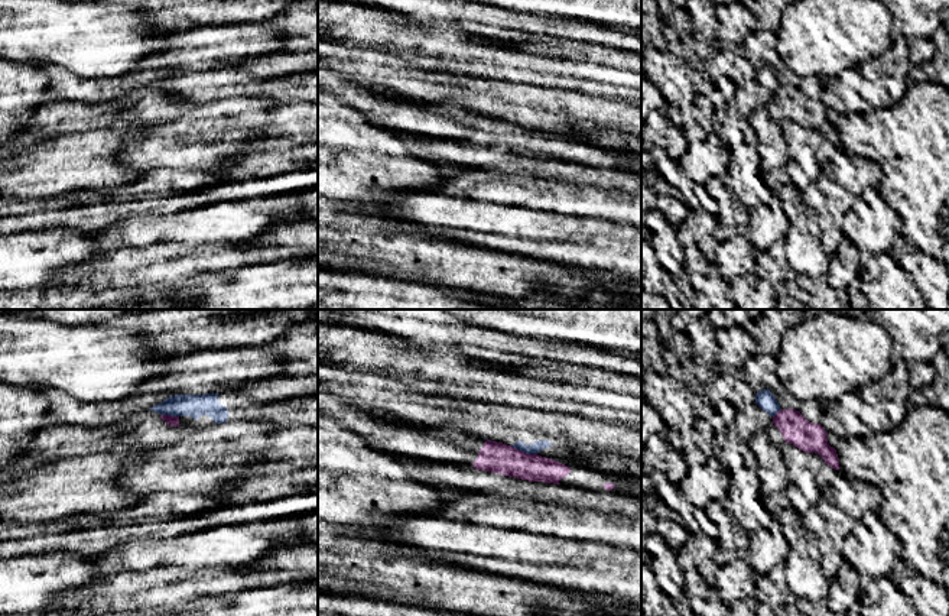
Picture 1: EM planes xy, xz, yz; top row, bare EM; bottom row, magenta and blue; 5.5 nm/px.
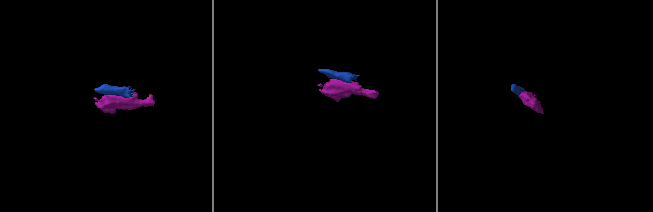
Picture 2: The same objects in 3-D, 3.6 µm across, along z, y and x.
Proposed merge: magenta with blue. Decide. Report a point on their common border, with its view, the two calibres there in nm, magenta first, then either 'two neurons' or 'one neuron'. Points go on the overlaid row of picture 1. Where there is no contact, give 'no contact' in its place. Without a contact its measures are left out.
contact xz (522, 451); calibres 170 and 70 nm; two neurons

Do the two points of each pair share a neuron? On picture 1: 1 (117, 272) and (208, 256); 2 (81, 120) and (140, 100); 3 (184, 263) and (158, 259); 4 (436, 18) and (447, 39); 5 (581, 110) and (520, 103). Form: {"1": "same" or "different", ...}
{"1": "same", "2": "same", "3": "same", "4": "different", "5": "same"}

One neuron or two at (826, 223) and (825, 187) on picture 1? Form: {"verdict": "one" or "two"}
{"verdict": "one"}

